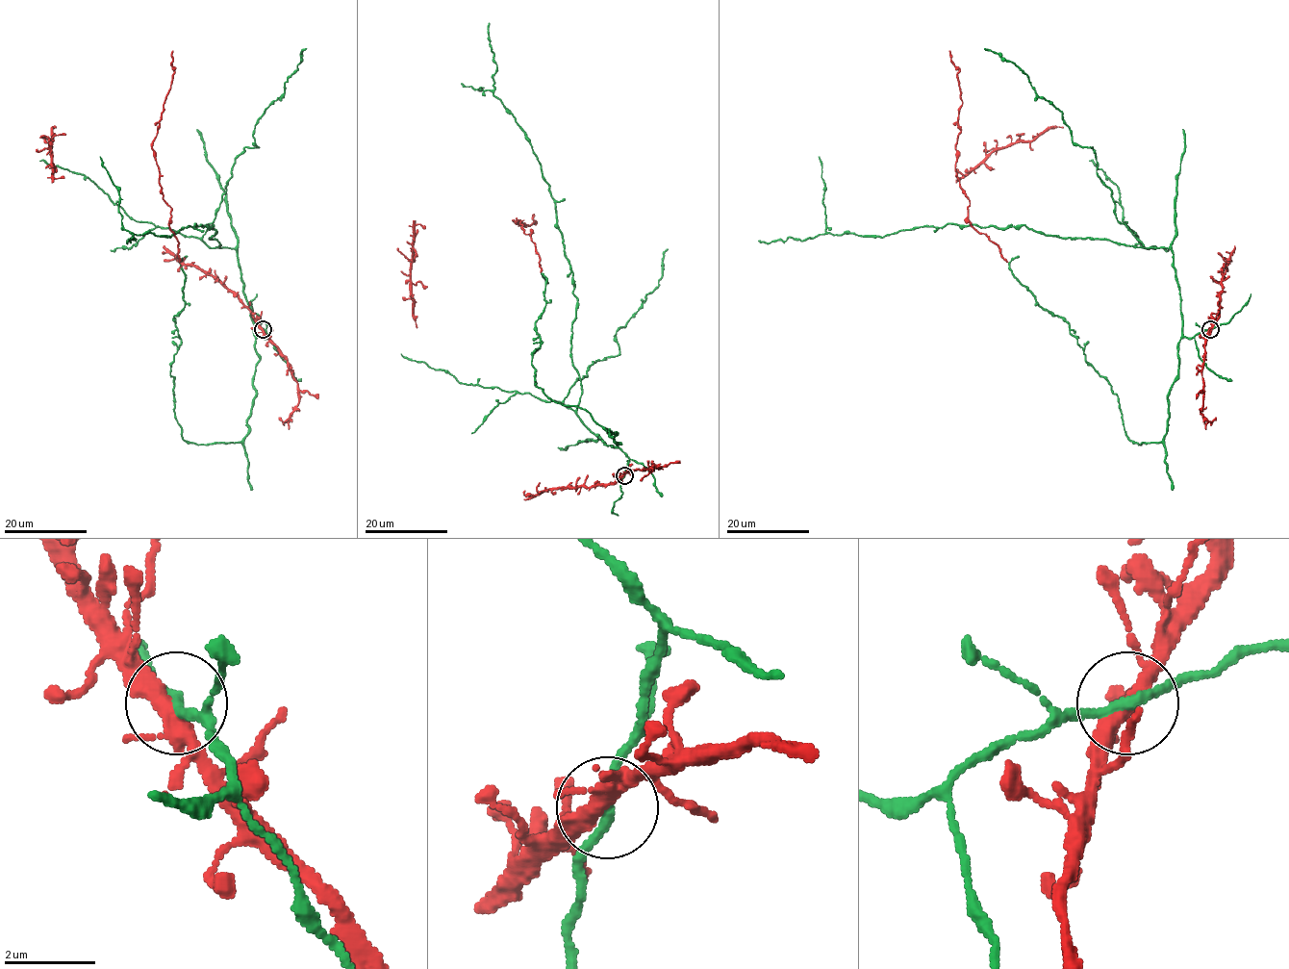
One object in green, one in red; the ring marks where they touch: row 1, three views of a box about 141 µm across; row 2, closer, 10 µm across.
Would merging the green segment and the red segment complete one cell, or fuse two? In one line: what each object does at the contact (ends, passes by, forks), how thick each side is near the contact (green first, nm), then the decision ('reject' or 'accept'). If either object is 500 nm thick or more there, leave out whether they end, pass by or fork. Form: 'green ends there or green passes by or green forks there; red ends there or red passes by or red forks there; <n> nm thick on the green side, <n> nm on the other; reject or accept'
green passes by; red forks there; 200 nm thick on the green side, 320 nm on the other; accept

